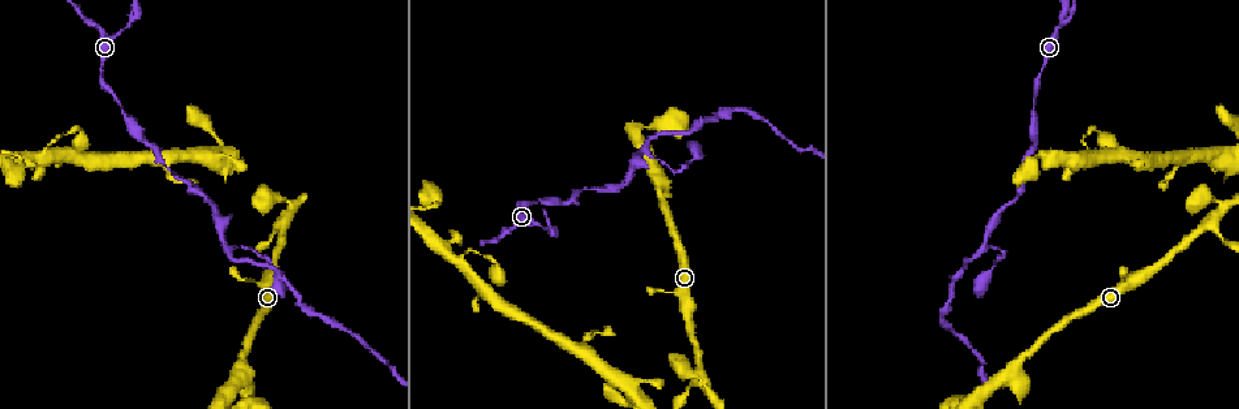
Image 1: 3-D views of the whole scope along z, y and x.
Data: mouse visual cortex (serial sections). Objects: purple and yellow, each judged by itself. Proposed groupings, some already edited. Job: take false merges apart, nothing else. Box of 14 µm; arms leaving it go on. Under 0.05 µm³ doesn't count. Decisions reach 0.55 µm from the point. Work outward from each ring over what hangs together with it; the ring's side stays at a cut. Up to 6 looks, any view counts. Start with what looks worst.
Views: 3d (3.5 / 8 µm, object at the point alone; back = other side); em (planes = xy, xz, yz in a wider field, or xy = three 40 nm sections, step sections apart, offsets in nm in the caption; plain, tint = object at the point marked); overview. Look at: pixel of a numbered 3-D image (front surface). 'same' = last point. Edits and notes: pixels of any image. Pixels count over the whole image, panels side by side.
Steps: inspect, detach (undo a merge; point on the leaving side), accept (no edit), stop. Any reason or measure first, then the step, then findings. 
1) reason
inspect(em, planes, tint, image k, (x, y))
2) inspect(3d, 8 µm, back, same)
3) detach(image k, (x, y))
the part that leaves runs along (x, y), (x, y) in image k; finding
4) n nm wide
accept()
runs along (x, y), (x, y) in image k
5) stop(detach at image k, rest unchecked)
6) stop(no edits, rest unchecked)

abrupt turn
inspect(3d, 3.5 µm, image 1, (227, 249))

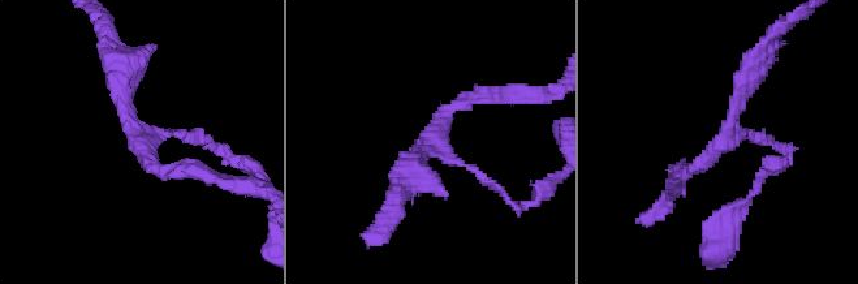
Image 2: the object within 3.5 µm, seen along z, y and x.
3 arms; arms of 100, 150, 250 nm; now the EM
inspect(em, xy, step 5, tint, image 2, (431, 137))

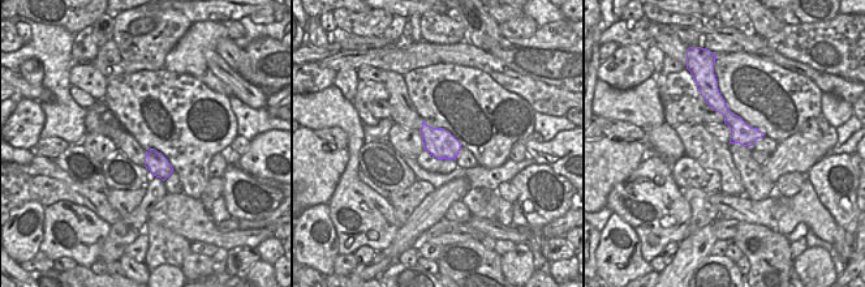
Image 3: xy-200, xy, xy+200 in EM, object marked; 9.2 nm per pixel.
another direction
inspect(em, xy, step 3, tint, same)

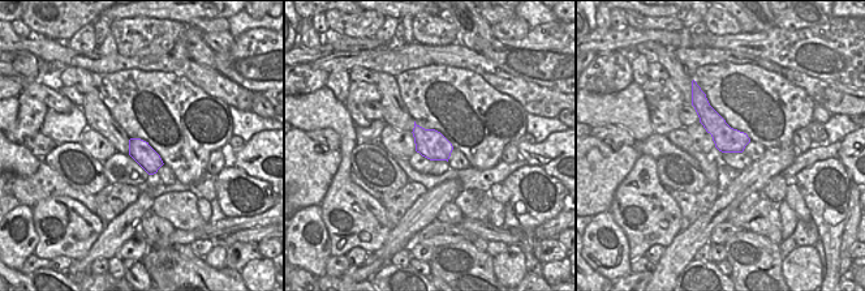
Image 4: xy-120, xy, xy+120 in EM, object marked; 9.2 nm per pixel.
accept()
runs along (123, 65), (147, 162), (199, 173) in image 2; continuous, no second cell

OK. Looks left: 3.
abrupt turn
inspect(3d, 8 µm, image 1, (282, 224))

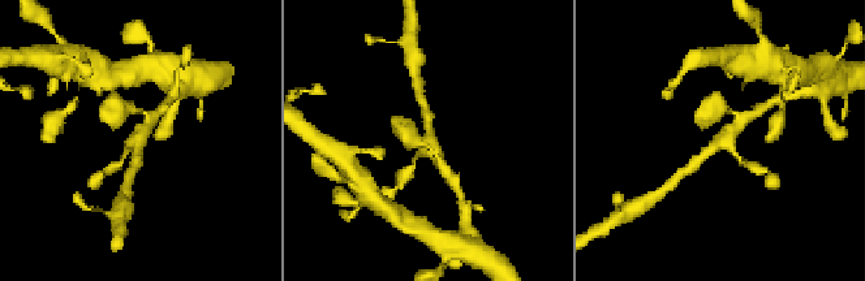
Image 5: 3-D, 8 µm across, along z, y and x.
3 arms; arms of 150, 200, 300 nm
inspect(em, xy, step 3, tint, image 5, (138, 139))

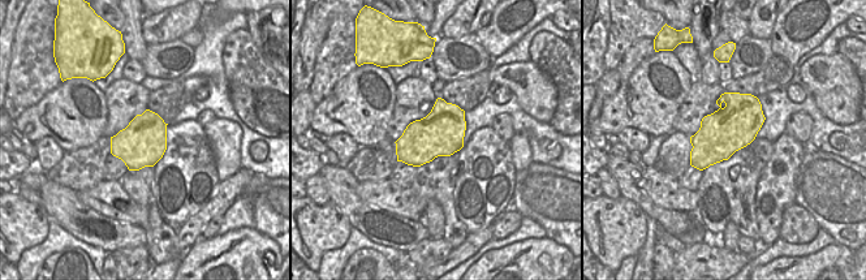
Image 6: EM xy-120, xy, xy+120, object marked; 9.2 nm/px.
420 nm wide
accept()
runs along (697, 161), (736, 129), (730, 113) in image 5; one cell here

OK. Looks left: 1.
stop(no edits, rest unchecked)

